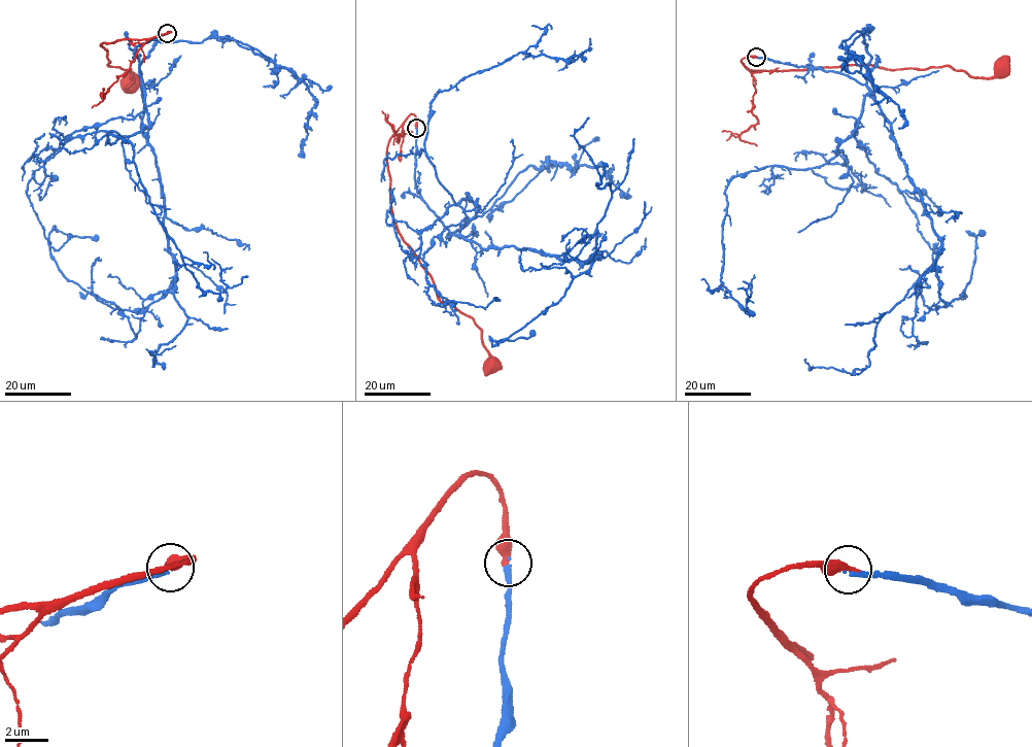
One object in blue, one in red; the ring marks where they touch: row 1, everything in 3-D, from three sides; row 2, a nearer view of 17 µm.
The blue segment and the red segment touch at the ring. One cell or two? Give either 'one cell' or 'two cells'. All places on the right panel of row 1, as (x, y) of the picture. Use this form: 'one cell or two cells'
two cells

